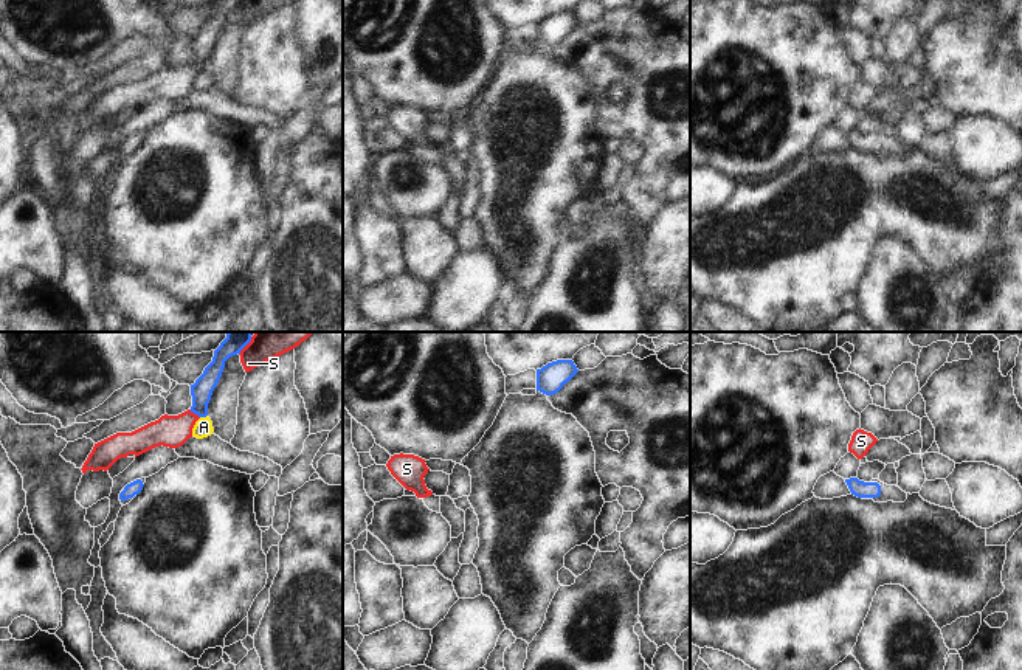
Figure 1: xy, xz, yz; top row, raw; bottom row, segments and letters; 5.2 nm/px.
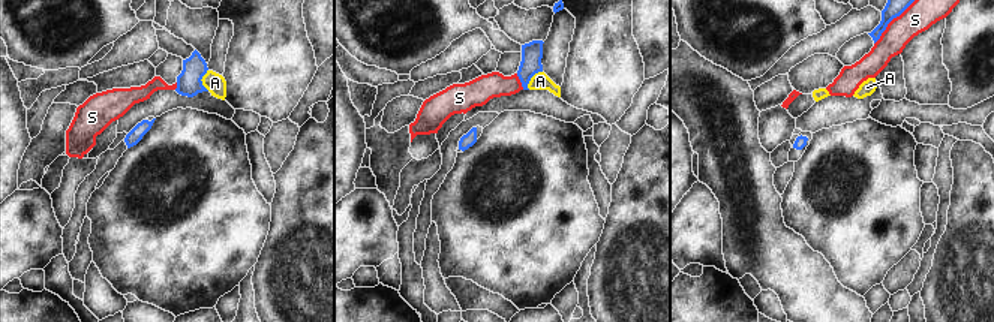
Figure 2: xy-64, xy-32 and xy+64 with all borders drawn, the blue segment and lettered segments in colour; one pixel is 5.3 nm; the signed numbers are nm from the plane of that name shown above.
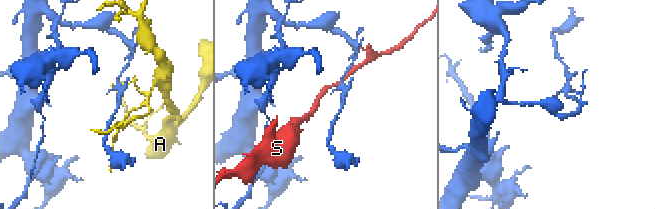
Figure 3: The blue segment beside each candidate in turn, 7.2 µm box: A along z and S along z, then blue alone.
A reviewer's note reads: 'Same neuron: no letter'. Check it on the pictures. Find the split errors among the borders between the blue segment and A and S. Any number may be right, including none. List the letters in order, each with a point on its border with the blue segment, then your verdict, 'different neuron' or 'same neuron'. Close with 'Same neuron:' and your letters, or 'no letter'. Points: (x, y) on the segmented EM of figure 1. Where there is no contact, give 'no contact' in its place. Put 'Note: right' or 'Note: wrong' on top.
Note: right
A: xy (203, 416) | different neuron
S: xy (194, 413) | different neuron
Same neuron: no letter

